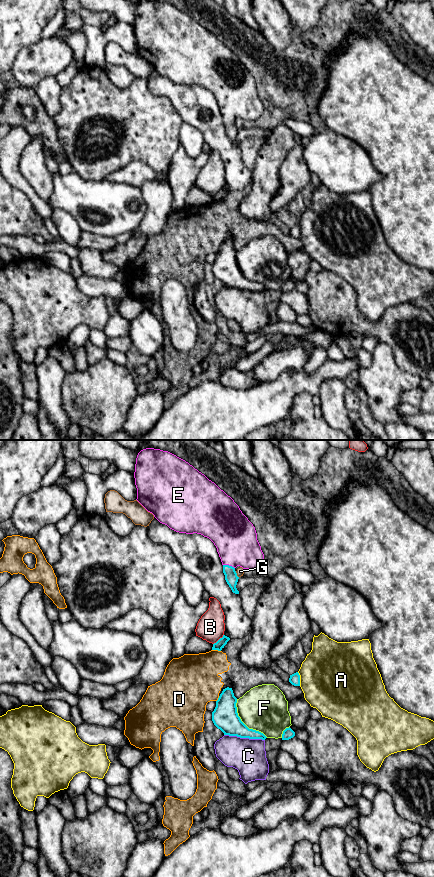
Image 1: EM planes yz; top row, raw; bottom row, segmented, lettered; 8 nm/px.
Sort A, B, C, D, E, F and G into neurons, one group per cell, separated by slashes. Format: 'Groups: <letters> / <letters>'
Groups: A / B / C / D / E / F / G

